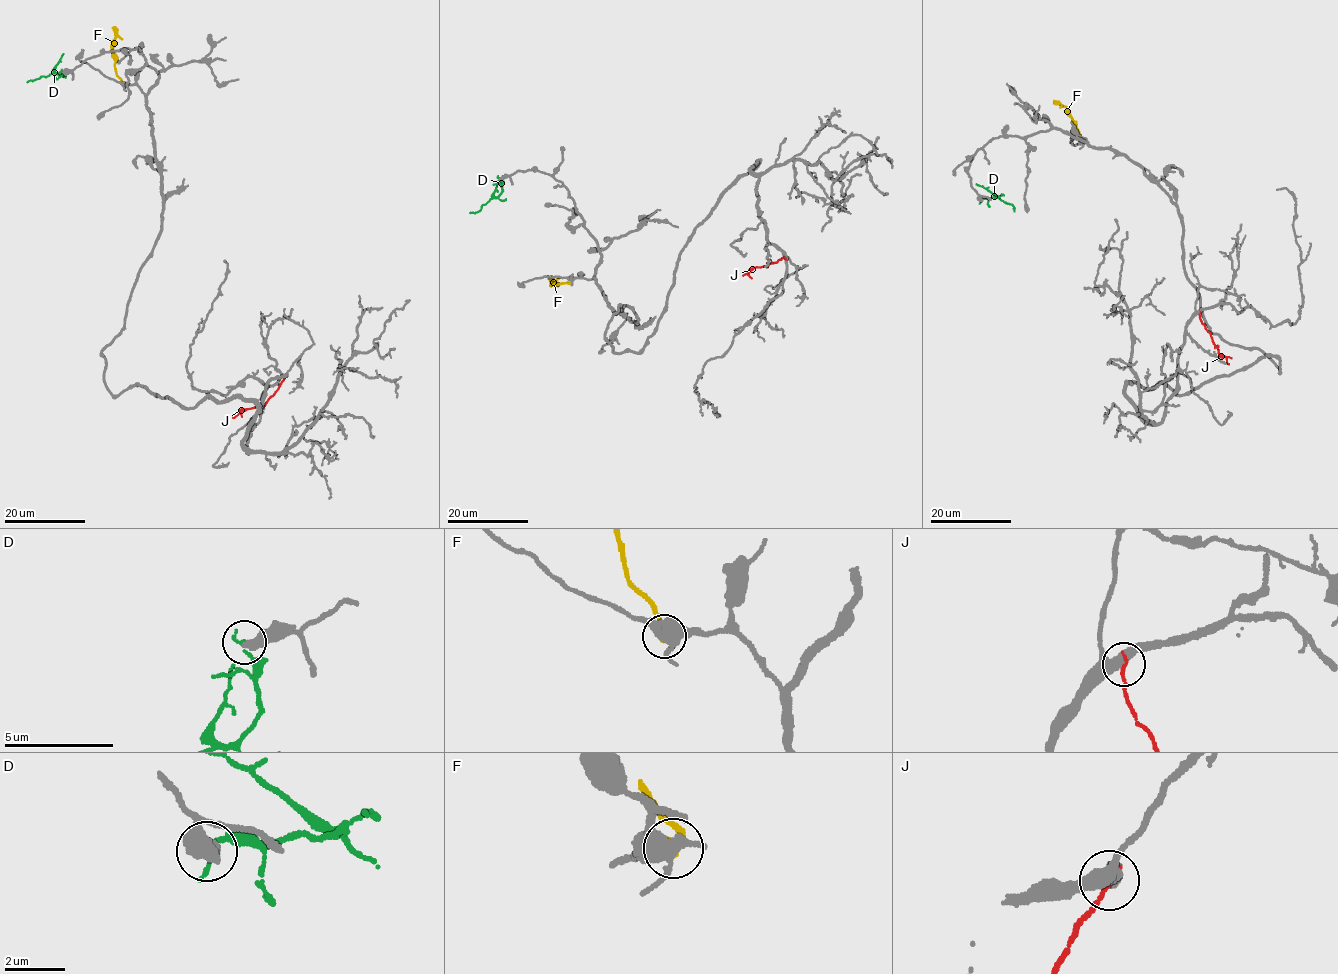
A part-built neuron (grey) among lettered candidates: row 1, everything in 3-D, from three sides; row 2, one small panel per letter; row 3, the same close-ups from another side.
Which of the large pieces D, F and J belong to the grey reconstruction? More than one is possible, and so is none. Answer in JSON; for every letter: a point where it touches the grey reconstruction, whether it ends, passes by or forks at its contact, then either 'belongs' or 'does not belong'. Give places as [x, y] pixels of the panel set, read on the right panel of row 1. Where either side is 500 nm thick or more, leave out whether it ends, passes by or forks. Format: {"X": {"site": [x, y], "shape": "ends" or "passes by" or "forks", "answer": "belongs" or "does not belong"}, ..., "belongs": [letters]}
{"D": {"site": [980, 199], "answer": "does not belong"}, "F": {"site": [1084, 142], "shape": "ends", "answer": "belongs"}, "J": {"site": [1199, 312], "shape": "ends", "answer": "does not belong"}, "belongs": ["F"]}

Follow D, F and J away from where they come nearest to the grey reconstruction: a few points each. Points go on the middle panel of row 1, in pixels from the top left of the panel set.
D: (499, 178), (502, 192), (479, 211), (469, 212)
F: (569, 281), (551, 286), (553, 281), (547, 276)
J: (785, 259), (755, 267), (743, 276)

